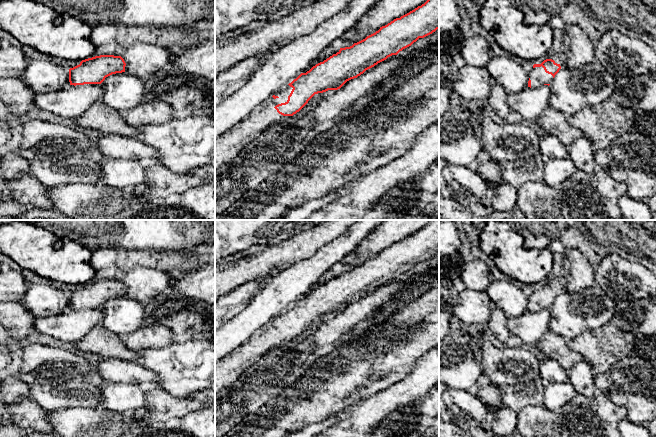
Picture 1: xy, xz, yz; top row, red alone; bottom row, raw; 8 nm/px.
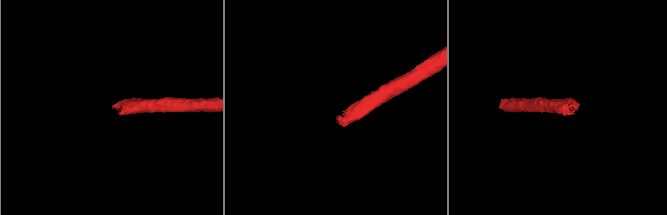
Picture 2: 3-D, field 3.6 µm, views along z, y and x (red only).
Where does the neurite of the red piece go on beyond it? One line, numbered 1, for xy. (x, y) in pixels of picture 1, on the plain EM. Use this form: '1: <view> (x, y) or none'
1: none

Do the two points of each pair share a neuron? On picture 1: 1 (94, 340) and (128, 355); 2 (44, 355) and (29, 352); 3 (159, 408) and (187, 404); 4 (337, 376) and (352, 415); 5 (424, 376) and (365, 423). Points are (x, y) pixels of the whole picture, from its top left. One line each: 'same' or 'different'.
1: same
2: same
3: same
4: different
5: same

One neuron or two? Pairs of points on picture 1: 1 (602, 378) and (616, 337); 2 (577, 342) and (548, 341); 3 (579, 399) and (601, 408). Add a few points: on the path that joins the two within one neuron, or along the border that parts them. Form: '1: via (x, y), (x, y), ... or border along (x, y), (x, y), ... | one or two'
1: border along (606, 372), (596, 374) | two
2: border along (567, 340), (570, 347), (583, 358) | two
3: via (584, 404), (590, 404), (596, 408) | one

